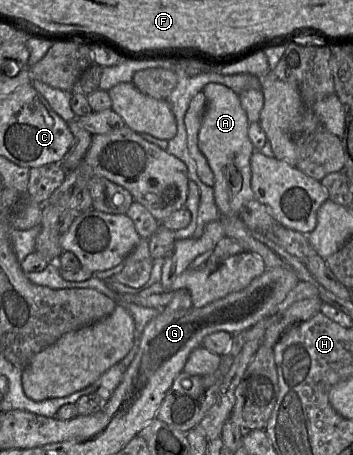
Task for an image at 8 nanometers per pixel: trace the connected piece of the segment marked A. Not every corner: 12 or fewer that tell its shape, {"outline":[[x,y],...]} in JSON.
{"outline":[[202,90],[198,147],[214,174],[220,216],[254,199],[255,149],[239,94]]}

